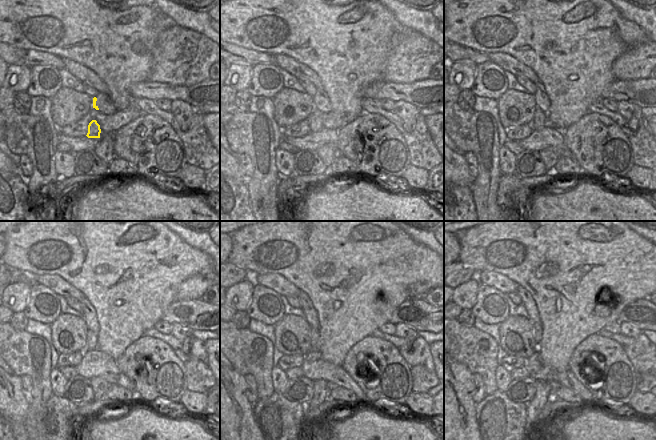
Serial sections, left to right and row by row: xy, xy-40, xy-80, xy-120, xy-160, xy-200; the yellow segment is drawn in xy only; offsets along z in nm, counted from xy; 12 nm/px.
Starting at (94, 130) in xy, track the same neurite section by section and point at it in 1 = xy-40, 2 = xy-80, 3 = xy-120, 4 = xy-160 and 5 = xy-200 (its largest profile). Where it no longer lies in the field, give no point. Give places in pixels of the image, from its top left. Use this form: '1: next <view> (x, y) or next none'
1: next xy-40 (315, 124)
2: next xy-80 (540, 120)
3: next xy-120 (88, 313)
4: next xy-160 (310, 314)
5: next xy-200 (533, 314)

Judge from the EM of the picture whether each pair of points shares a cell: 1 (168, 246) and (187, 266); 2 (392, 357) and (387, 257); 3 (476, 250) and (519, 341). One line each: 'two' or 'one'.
1: one
2: two
3: two

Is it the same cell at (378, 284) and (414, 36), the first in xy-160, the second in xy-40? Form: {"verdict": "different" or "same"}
{"verdict": "different"}

